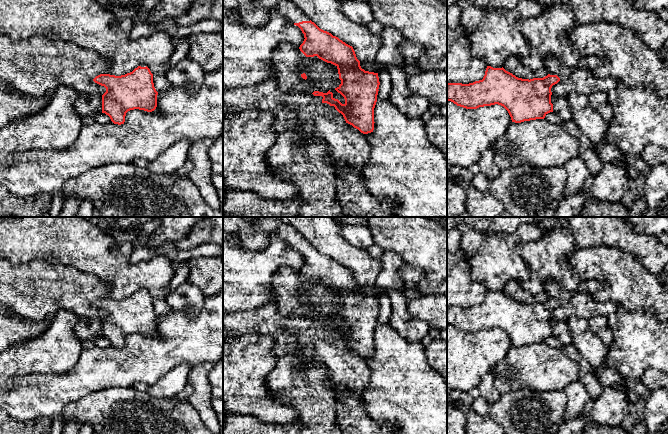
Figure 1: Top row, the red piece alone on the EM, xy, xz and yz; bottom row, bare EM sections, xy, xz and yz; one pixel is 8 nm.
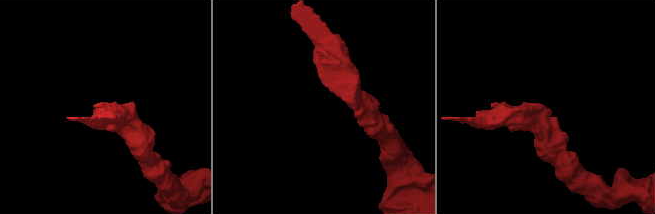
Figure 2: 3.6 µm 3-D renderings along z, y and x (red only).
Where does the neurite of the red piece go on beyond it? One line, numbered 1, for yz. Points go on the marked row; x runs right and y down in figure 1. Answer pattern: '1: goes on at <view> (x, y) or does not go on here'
1: does not go on here

